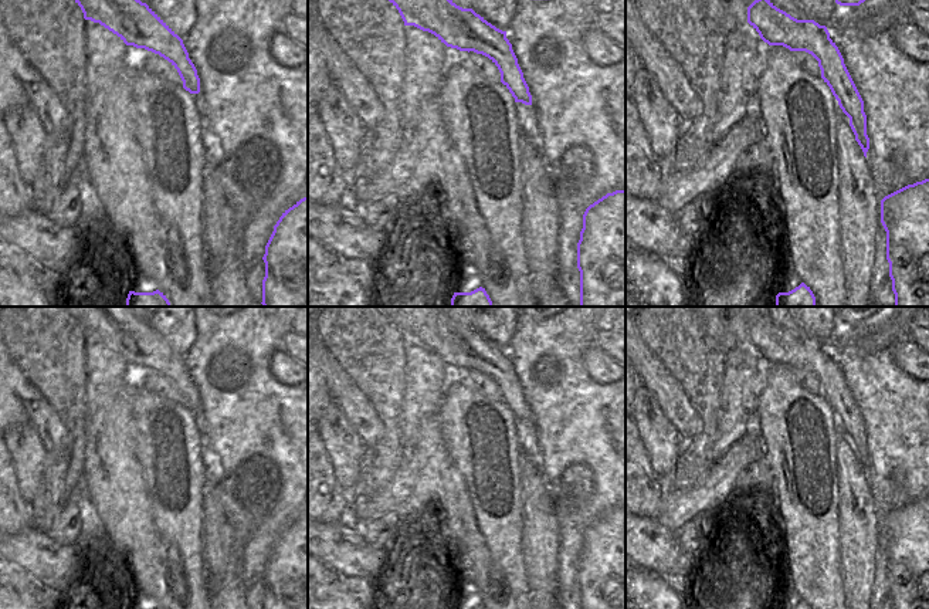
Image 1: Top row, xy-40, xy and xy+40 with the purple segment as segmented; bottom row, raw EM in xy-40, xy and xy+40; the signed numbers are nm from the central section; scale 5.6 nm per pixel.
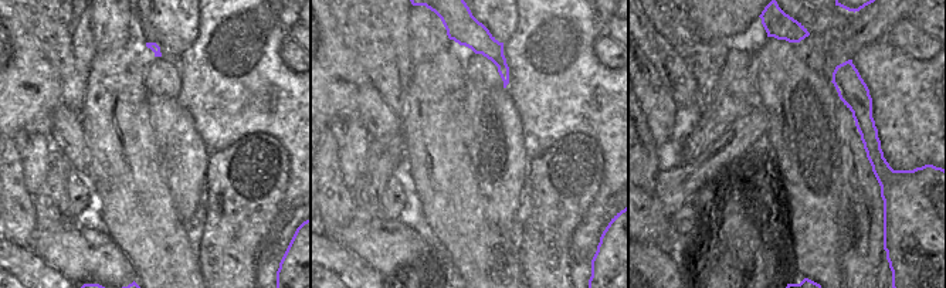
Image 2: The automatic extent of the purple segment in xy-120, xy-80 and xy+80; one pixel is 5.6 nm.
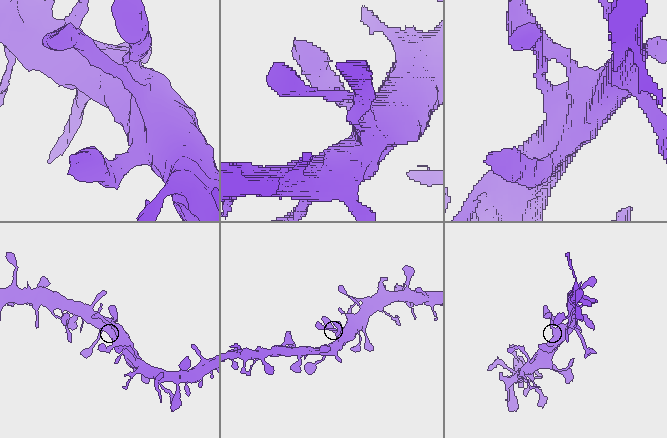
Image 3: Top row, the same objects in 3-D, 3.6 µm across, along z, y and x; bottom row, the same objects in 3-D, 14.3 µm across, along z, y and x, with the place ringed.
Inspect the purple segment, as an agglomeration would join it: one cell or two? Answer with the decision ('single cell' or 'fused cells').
single cell

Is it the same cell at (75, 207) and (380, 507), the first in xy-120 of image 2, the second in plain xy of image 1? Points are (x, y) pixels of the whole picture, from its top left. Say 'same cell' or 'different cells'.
different cells

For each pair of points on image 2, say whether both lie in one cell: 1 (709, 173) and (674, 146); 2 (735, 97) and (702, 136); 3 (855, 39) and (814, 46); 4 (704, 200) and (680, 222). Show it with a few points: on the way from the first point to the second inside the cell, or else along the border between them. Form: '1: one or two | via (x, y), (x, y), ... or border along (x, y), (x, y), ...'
1: two | border along (682, 162), (660, 173)
2: one | via (725, 107), (709, 126)
3: two | border along (827, 37), (823, 65), (816, 71)
4: one | via (698, 206), (685, 219)

